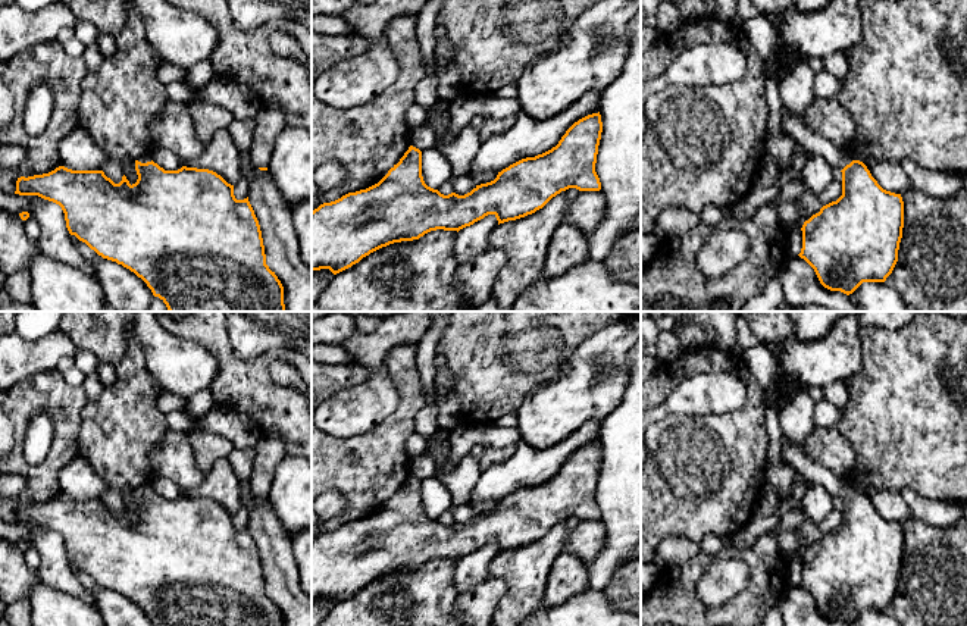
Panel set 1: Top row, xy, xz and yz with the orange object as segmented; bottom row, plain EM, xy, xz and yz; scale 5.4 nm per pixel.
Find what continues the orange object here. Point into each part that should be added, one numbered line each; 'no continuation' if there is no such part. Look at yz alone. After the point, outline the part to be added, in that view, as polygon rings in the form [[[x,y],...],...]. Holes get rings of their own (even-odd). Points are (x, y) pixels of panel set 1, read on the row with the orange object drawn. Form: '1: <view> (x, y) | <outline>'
1: yz (792, 125) | [[[783,107],[782,131],[802,145],[808,154],[822,156],[835,170],[842,170],[852,162],[844,153],[844,147],[838,145],[819,132],[811,129],[802,118],[802,113],[794,115]]]

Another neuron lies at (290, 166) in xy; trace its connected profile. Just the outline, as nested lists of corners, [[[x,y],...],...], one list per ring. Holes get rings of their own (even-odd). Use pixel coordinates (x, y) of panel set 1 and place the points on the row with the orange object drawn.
[[[285,125],[275,140],[267,172],[288,203],[312,197],[312,134]]]

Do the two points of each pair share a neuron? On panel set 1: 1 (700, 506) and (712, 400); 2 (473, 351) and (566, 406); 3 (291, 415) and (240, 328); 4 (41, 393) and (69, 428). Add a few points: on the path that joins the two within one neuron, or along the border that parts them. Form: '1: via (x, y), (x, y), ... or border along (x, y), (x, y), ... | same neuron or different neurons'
1: border along (744, 403), (738, 409), (725, 413), (701, 415) | different neurons
2: border along (560, 365), (559, 373), (538, 384), (516, 412) | different neurons
3: border along (229, 335), (237, 356), (260, 356) | different neurons
4: via (50, 401), (66, 419) | same neuron

